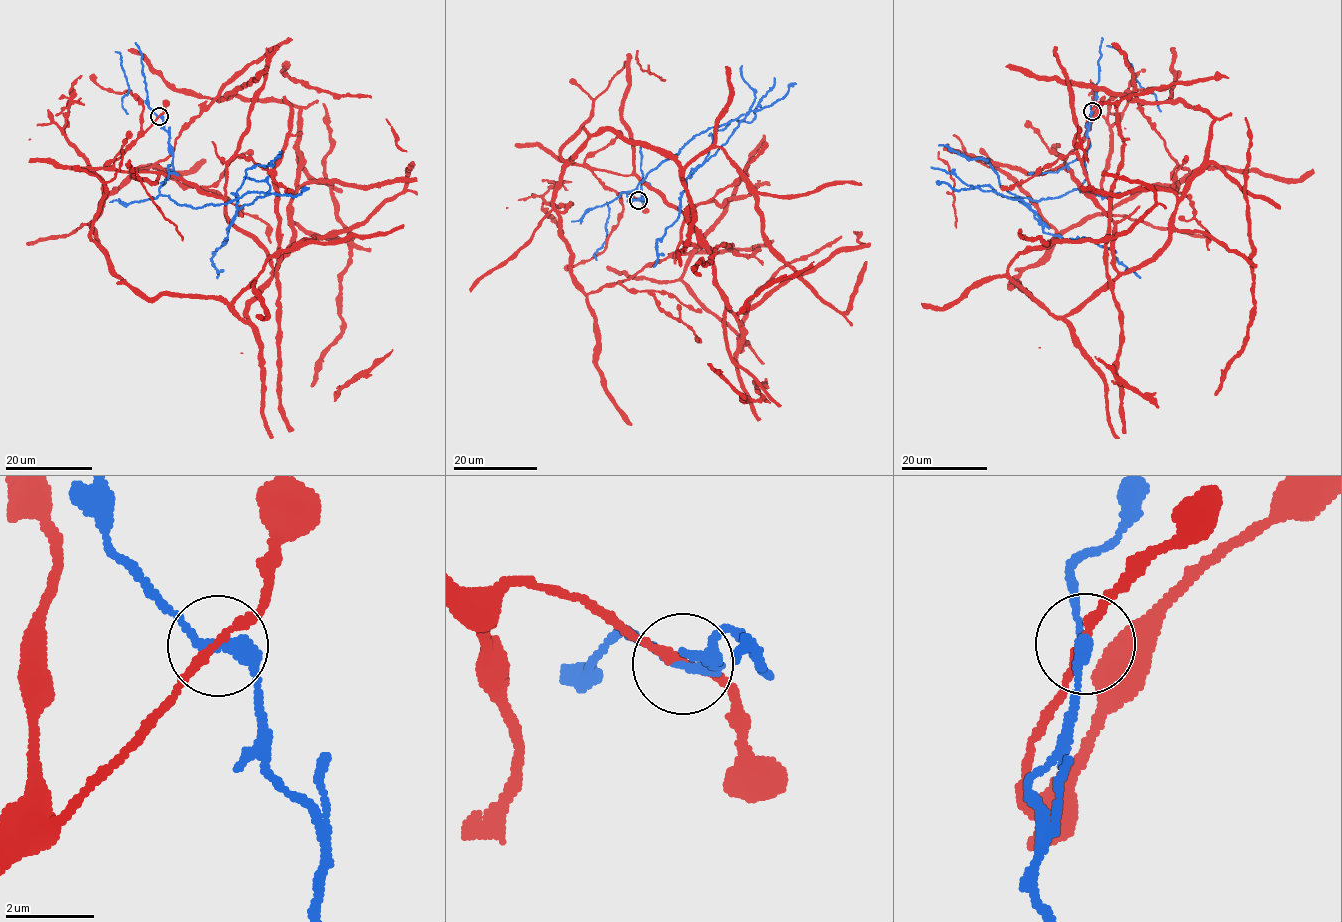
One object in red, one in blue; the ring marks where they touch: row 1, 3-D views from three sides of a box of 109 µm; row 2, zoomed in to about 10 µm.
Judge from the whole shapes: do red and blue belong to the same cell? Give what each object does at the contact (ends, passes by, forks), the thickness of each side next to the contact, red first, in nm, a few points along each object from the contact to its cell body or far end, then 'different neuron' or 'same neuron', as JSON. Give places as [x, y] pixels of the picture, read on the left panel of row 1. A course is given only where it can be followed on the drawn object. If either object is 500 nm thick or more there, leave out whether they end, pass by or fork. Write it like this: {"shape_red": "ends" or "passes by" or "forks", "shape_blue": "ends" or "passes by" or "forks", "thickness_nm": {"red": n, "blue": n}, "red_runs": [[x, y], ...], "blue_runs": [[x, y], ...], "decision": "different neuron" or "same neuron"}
{"shape_red": "passes by", "shape_blue": "passes by", "thickness_nm": {"red": 190, "blue": 260}, "red_runs": [[159, 116], [115, 167], [224, 199], [273, 269], [244, 321], [140, 296], [90, 225], [138, 169], [205, 162]], "blue_runs": [[159, 116], [173, 161], [161, 195], [195, 208], [266, 193], [237, 211], [212, 259], [217, 278]], "decision": "different neuron"}

